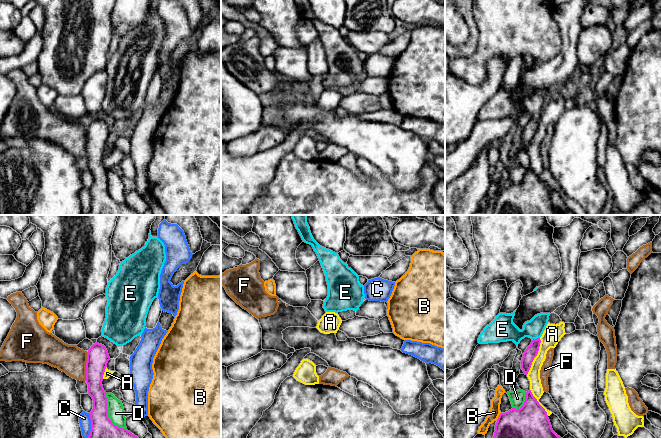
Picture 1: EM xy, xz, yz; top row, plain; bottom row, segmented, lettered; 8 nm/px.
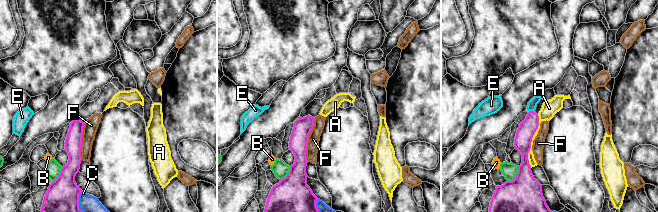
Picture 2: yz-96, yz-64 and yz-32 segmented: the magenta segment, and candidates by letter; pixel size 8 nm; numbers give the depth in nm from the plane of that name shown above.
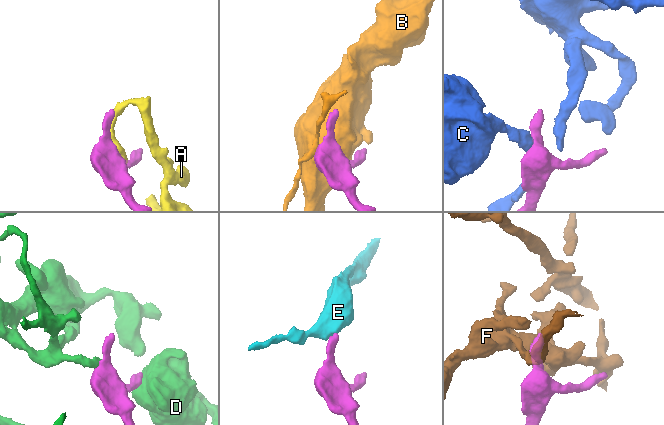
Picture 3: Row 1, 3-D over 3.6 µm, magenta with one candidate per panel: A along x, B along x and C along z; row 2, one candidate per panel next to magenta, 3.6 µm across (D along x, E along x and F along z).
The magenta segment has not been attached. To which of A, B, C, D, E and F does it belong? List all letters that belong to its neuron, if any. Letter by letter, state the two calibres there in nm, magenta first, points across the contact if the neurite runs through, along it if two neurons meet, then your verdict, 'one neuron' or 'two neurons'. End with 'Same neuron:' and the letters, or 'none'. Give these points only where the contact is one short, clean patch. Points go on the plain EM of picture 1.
A: 100/150 nm | two neurons
B: 460/90 nm | along yz (500, 188), (496, 195) | two neurons
C: 260/100 nm | two neurons
D: 260/140 nm | two neurons
E: 100/170 nm | across yz (531, 128), (535, 115), (529, 109), (506, 106) | one neuron
F: 180/220 nm | along xy (87, 128), (85, 156) | two neurons
Same neuron: E

